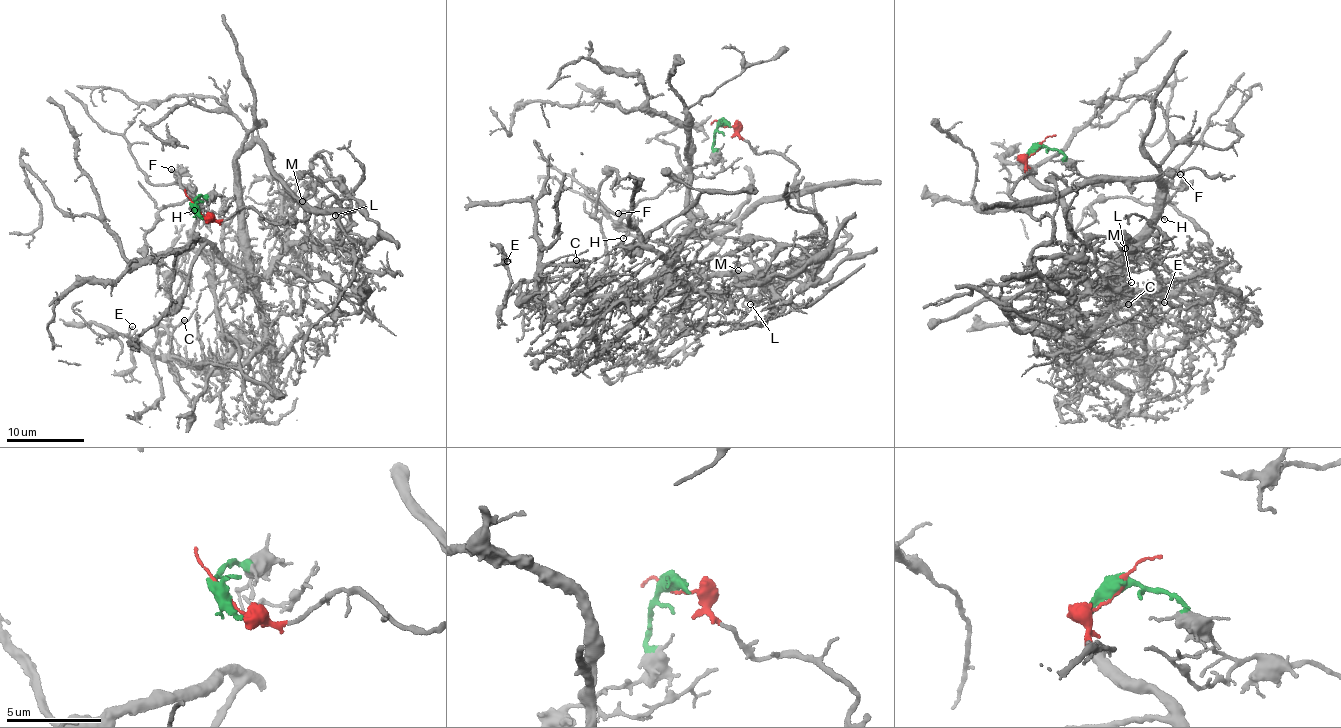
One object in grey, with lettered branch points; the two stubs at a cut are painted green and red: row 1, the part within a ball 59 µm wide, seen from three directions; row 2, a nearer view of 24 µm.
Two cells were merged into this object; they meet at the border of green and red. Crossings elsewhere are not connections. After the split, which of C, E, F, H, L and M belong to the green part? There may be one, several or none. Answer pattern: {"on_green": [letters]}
{"on_green": ["F", "H"]}

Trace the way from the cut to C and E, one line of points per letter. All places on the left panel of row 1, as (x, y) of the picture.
C: (196, 207), (285, 223), (332, 195), (353, 245), (298, 243), (260, 281), (271, 349), (211, 373), (184, 320)
E: (196, 207), (285, 223), (332, 195), (353, 245), (289, 250), (260, 281), (271, 349), (213, 371), (133, 326)

